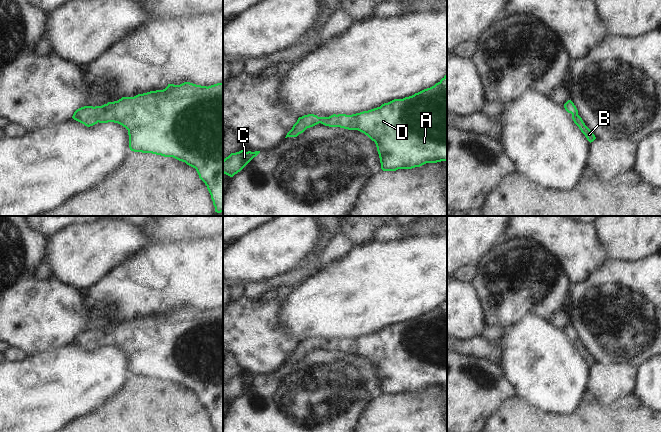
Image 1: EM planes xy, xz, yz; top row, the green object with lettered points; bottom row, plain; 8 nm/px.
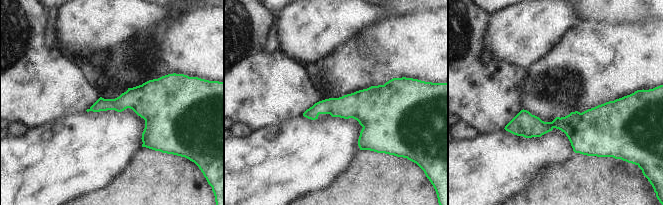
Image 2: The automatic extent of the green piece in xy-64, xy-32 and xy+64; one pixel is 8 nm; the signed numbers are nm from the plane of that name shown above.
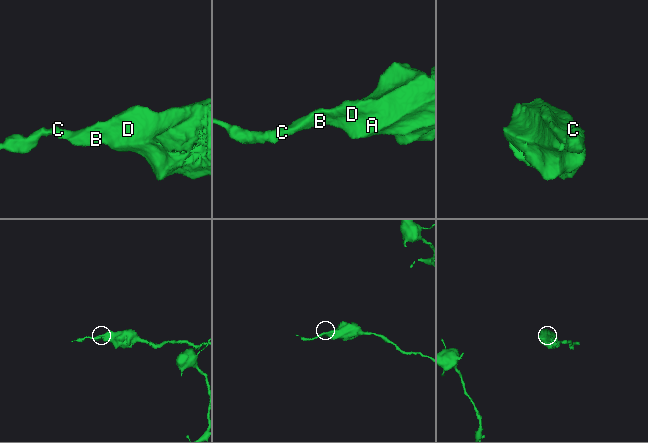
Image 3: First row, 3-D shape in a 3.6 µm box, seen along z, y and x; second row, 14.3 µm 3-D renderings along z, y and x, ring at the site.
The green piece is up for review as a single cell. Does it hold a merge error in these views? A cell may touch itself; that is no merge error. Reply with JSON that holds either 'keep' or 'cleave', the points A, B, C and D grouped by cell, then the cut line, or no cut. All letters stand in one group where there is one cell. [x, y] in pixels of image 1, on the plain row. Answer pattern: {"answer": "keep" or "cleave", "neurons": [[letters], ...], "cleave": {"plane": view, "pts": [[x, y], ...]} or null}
{"answer": "keep", "neurons": [["A", "B", "C", "D"]], "cleave": null}

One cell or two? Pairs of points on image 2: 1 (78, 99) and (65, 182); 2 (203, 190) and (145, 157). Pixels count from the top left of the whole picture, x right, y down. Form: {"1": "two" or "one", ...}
{"1": "two", "2": "one"}

